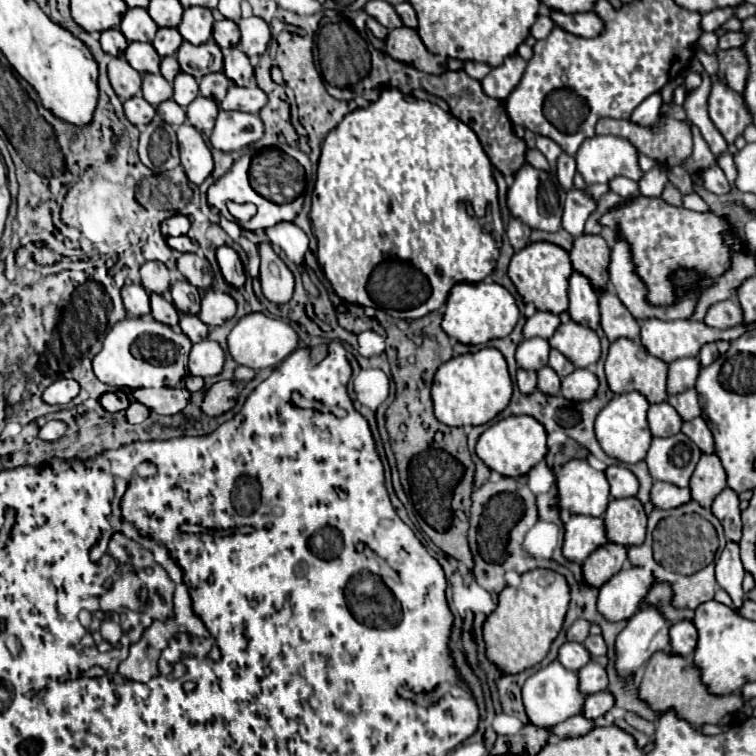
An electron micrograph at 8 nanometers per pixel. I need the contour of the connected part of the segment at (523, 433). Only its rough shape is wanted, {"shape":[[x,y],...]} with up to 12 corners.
{"shape":[[529,415],[485,429],[475,451],[505,477],[547,455],[547,431]]}

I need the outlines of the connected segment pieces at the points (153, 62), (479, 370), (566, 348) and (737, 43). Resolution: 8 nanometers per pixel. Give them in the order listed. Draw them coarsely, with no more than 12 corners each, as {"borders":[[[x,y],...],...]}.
{"borders":[[[129,43],[125,59],[139,73],[159,73],[151,43]],[[501,351],[443,363],[431,387],[449,427],[485,425],[511,399]],[[563,323],[549,343],[577,367],[601,357],[597,333]],[[743,31],[723,33],[719,49],[743,47],[747,35]]]}

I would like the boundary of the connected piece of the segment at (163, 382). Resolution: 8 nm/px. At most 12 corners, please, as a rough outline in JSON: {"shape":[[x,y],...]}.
{"shape":[[151,315],[111,327],[93,359],[111,387],[183,387],[191,341]]}

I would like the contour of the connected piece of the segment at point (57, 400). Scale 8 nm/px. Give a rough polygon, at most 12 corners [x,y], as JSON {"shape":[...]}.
{"shape":[[59,379],[45,389],[43,401],[67,405],[77,397],[75,379]]}

